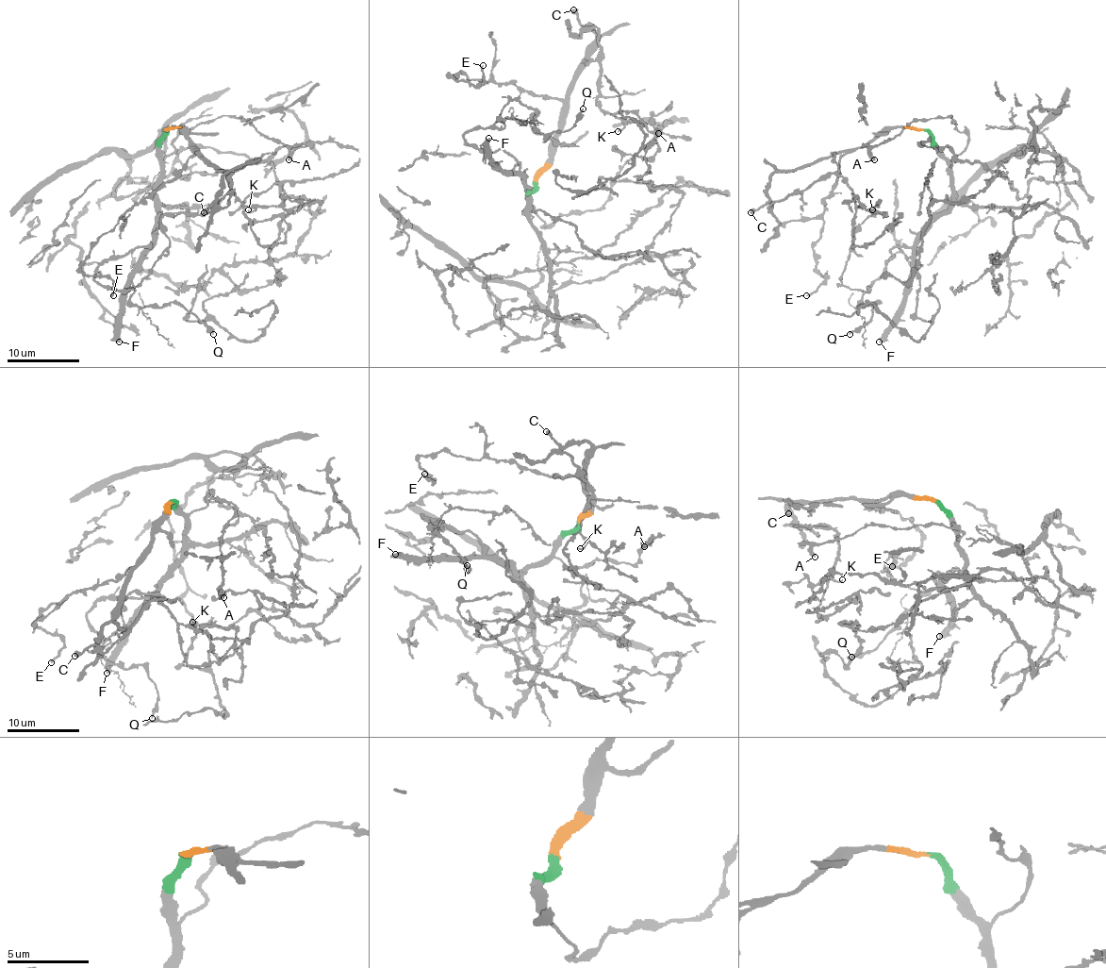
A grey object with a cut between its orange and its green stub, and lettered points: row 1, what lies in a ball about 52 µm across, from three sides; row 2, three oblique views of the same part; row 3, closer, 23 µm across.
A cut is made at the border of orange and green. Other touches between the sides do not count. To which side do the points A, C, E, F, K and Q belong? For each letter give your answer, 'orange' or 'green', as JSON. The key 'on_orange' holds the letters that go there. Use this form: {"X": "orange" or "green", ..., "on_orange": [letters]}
{"A": "green", "C": "orange", "E": "orange", "F": "green", "K": "orange", "Q": "green", "on_orange": ["C", "E", "K"]}

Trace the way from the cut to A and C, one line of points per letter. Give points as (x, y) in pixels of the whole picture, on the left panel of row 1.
A: (165, 129), (159, 157), (190, 127), (227, 115), (247, 119), (288, 149), (288, 160)
C: (165, 129), (178, 127), (216, 170), (225, 171), (220, 194), (204, 213)

